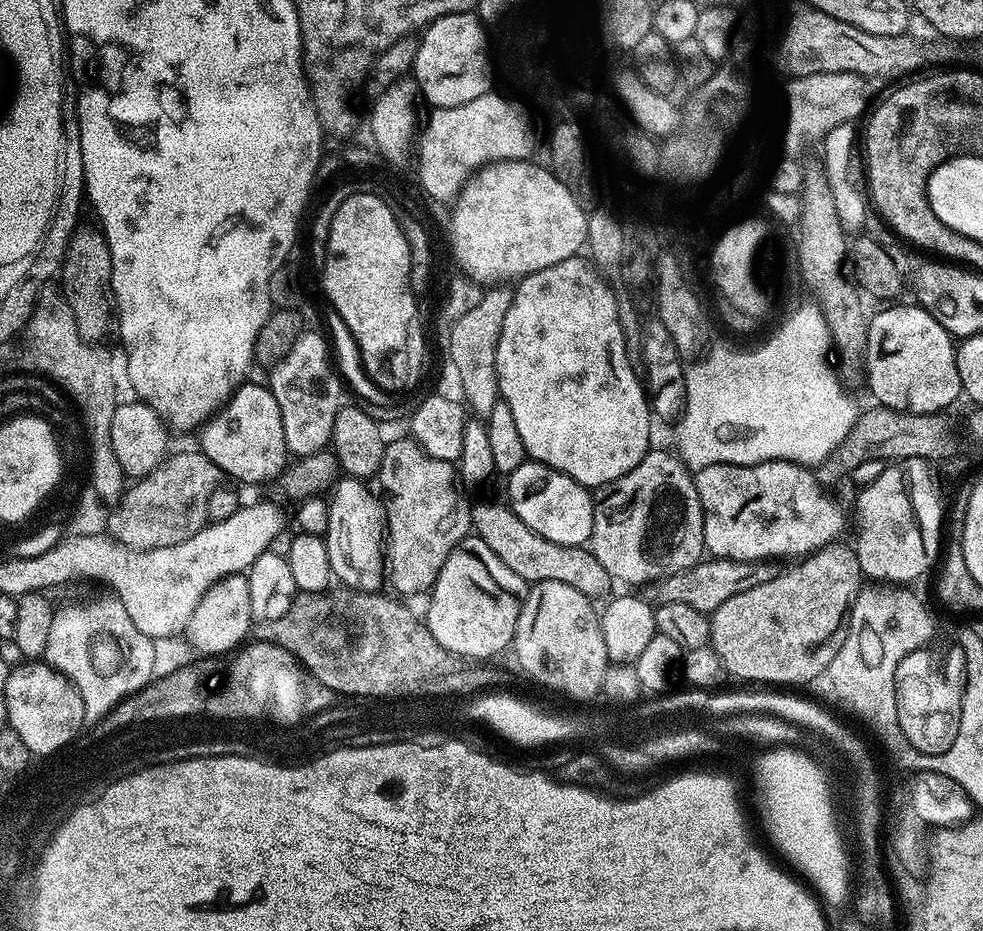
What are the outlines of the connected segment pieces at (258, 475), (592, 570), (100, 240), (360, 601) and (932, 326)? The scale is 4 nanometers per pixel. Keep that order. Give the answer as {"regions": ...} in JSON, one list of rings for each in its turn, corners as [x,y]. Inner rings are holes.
{"regions":[[[[243,383],[227,404],[199,429],[199,447],[218,465],[225,477],[233,476],[244,484],[264,484],[275,481],[289,463],[286,434],[282,434],[282,410],[274,402],[271,387],[263,388]]],[[[473,503],[471,531],[482,538],[482,542],[486,542],[486,546],[490,546],[490,550],[494,550],[494,554],[498,554],[498,558],[502,558],[502,562],[506,562],[506,566],[518,574],[518,578],[529,585],[538,582],[566,582],[566,586],[574,586],[574,590],[589,598],[597,598],[608,587],[613,587],[612,576],[606,566],[594,558],[591,550],[579,544],[566,546],[550,542],[550,538],[534,534],[534,530],[530,530],[530,526],[526,526],[526,522],[522,522],[522,518],[518,518],[518,514],[514,514],[507,503]]],[[[81,227],[68,241],[64,261],[58,274],[62,278],[61,293],[74,313],[79,337],[87,344],[99,345],[110,328],[112,302],[108,297],[112,276],[112,259],[103,233]]],[[[343,586],[329,587],[326,592],[300,592],[282,618],[267,621],[267,639],[296,656],[322,683],[348,698],[353,692],[405,689],[412,680],[420,680],[420,676],[429,677],[436,668],[440,668],[442,676],[456,671],[457,661],[436,641],[434,634],[430,634],[427,623],[421,617],[419,620],[406,605],[399,604],[404,603],[399,599],[380,595],[379,591],[360,592],[357,588]]],[[[896,302],[884,306],[876,317],[868,321],[868,341],[862,357],[862,367],[868,371],[868,388],[877,405],[893,408],[899,412],[913,412],[930,416],[943,413],[956,399],[961,399],[962,389],[958,362],[956,361],[957,345],[954,337],[940,325],[924,308],[915,303]]]]}

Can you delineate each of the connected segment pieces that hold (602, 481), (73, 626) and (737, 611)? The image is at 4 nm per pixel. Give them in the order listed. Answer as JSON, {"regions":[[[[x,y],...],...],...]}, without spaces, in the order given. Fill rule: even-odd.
{"regions":[[[[579,255],[566,258],[554,266],[546,266],[546,270],[538,270],[534,274],[523,277],[515,285],[513,302],[506,313],[502,324],[501,336],[497,342],[497,378],[500,387],[499,399],[510,406],[510,414],[514,414],[514,423],[518,425],[518,434],[522,434],[525,453],[539,464],[550,466],[589,490],[603,488],[605,484],[612,484],[622,474],[634,470],[638,462],[650,451],[652,440],[652,420],[654,413],[646,395],[645,385],[635,376],[630,368],[629,359],[626,358],[626,342],[623,340],[622,329],[618,324],[618,310],[615,304],[615,294],[609,283],[599,275],[587,259]]],[[[117,598],[102,600],[94,604],[76,604],[55,613],[50,626],[50,642],[46,644],[43,659],[57,672],[61,672],[82,694],[85,721],[101,720],[111,708],[121,704],[128,696],[133,696],[140,688],[152,683],[156,668],[156,648],[154,640],[139,632],[137,626]]],[[[837,542],[828,545],[826,548],[820,548],[819,551],[813,552],[811,556],[805,556],[793,568],[788,568],[785,572],[777,571],[770,578],[770,582],[762,582],[762,586],[754,586],[750,590],[745,590],[742,594],[734,594],[734,598],[729,598],[727,602],[722,602],[722,606],[718,606],[718,610],[710,613],[708,622],[710,647],[716,651],[716,654],[725,673],[729,677],[737,676],[740,680],[761,680],[759,682],[764,686],[792,686],[788,684],[808,684],[819,681],[823,676],[824,671],[830,666],[830,662],[834,658],[834,654],[838,654],[838,650],[844,641],[844,632],[846,621],[850,615],[850,609],[857,596],[862,591],[862,573],[860,570],[860,563],[856,557],[855,547],[844,545],[844,542]]]]}

